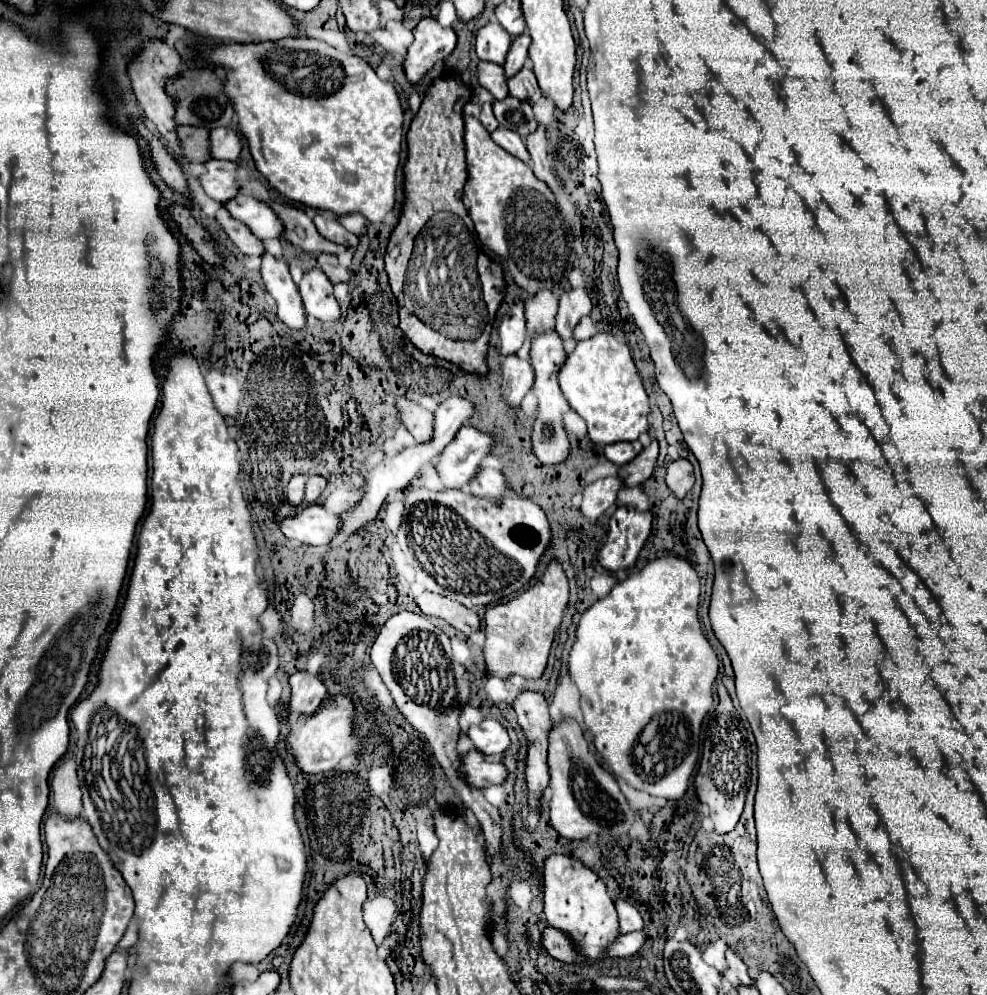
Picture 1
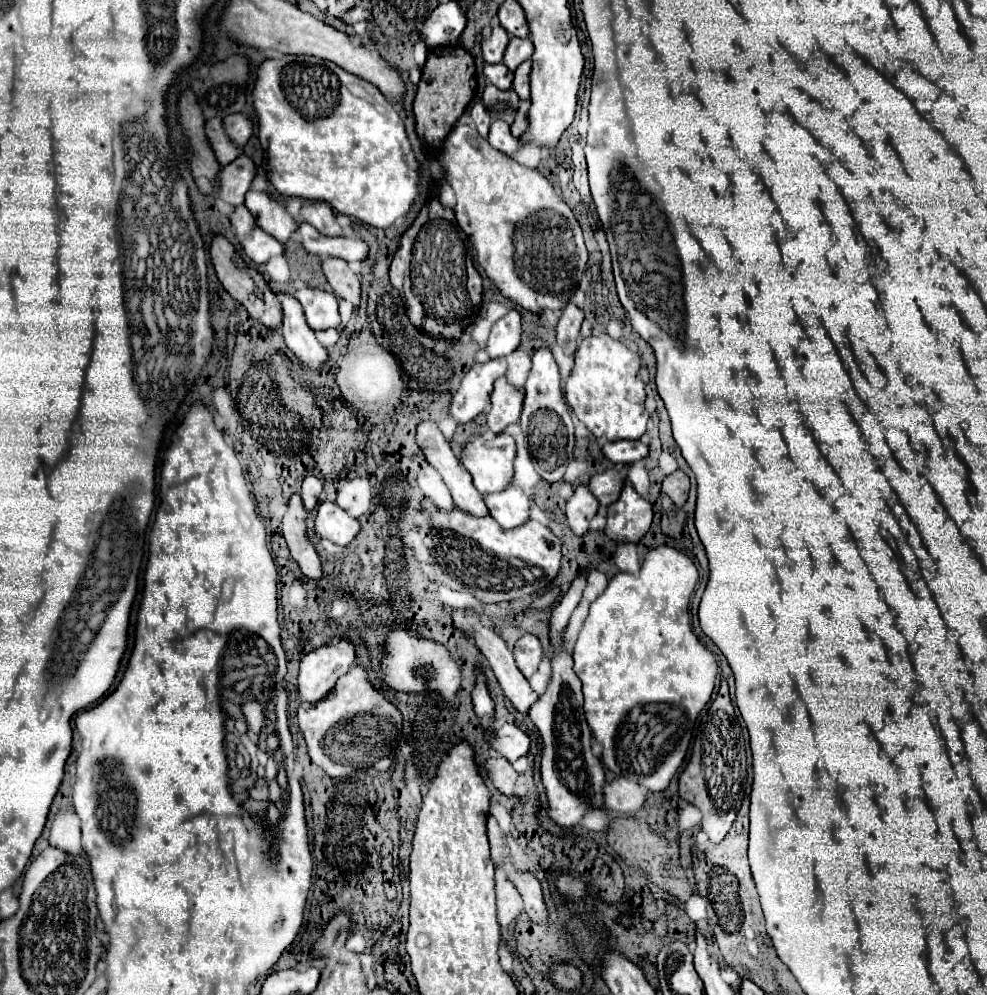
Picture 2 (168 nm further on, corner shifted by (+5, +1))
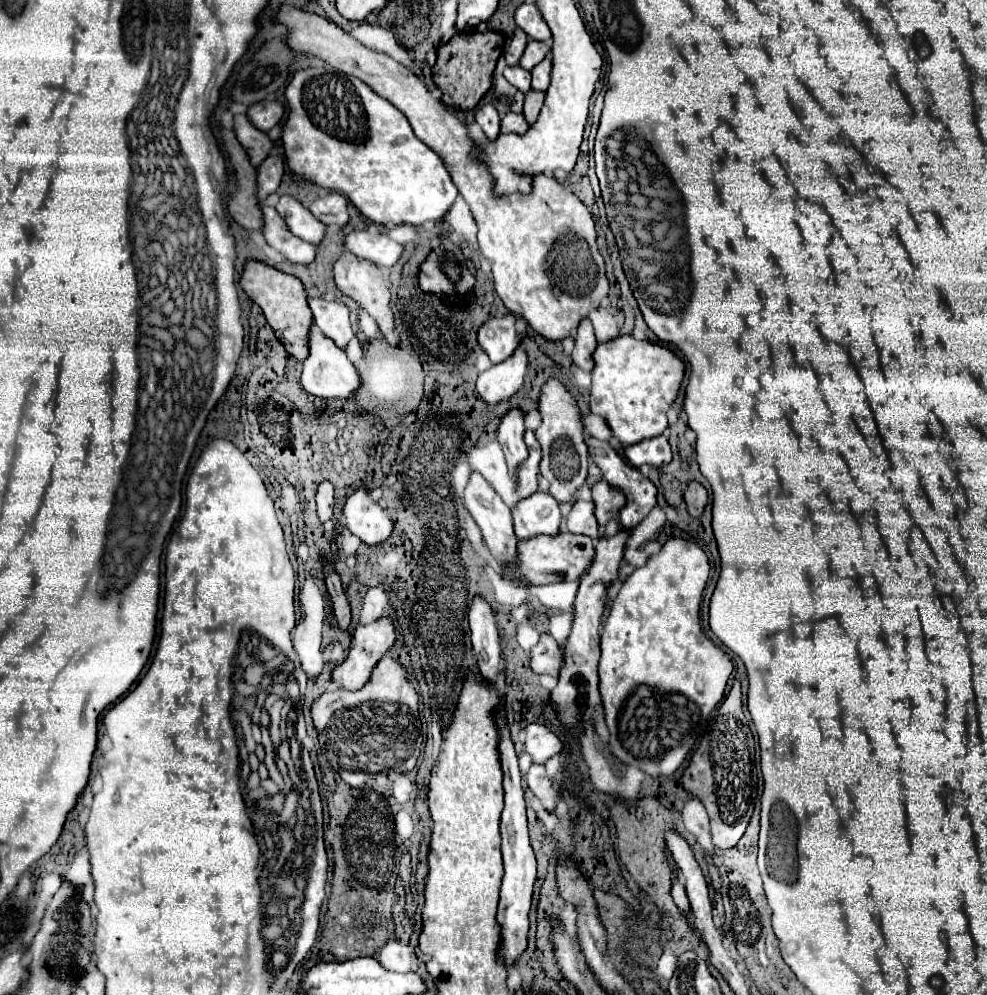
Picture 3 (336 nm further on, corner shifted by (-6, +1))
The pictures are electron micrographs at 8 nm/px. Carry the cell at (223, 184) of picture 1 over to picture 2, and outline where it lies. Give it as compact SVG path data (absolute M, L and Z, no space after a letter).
M240 155L238 161L222 167L220 171L220 199L230 205L244 205L244 195L248 193L252 179L256 175L256 165L248 155Z

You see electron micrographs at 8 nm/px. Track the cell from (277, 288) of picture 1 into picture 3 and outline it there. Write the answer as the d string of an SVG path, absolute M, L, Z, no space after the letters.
M311 325L309 329L309 355L303 361L303 373L301 373L301 385L307 393L315 397L349 397L359 387L359 375L353 367L353 363L347 359L343 349L333 345L329 337L325 337L317 325Z

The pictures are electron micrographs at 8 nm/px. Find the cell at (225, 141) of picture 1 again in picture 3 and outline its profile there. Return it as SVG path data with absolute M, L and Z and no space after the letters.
M261 101L257 105L251 105L247 111L249 121L263 133L269 133L271 127L279 123L283 117L283 105L277 101Z

